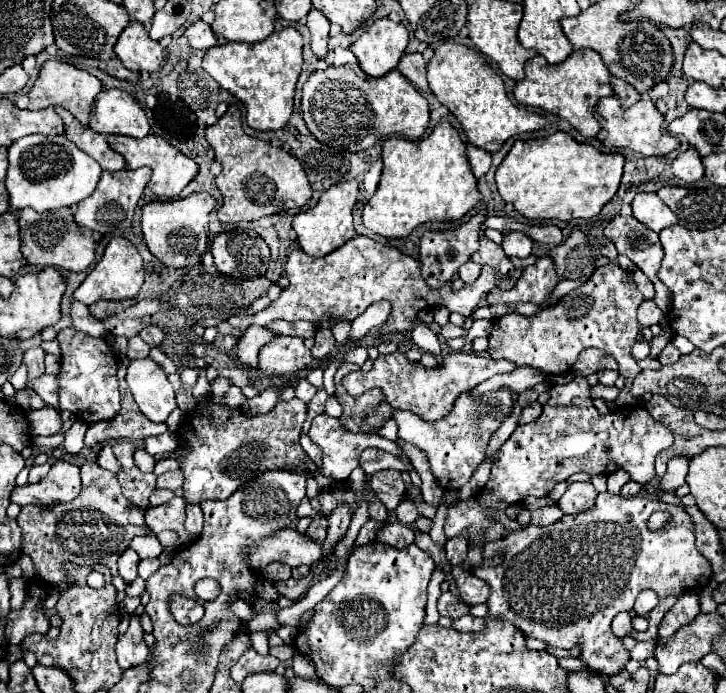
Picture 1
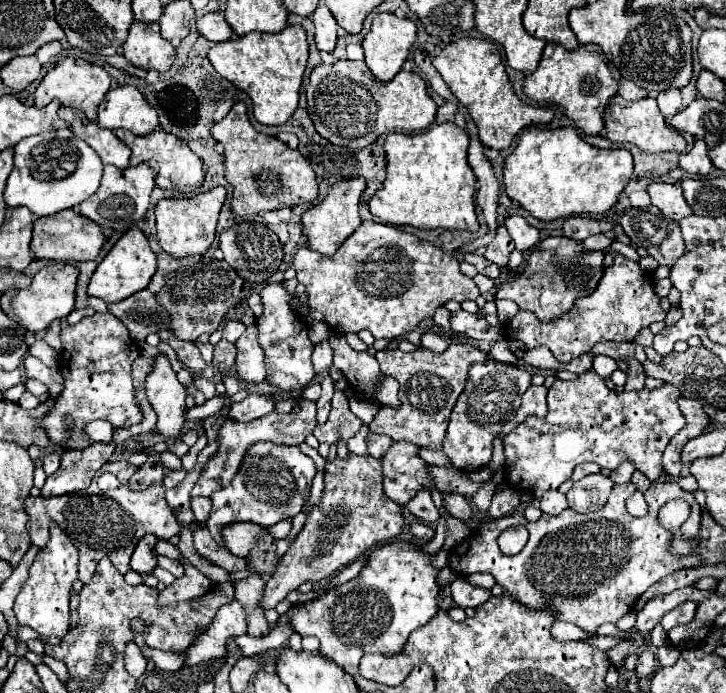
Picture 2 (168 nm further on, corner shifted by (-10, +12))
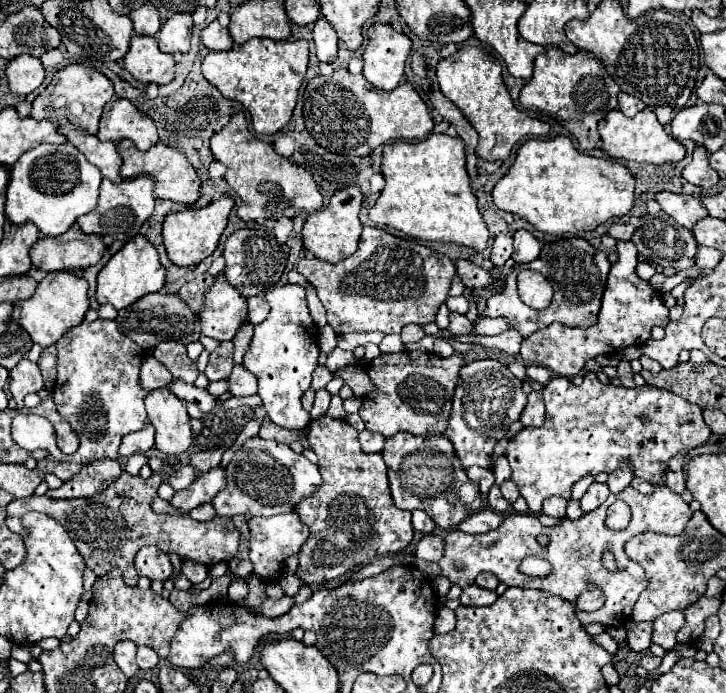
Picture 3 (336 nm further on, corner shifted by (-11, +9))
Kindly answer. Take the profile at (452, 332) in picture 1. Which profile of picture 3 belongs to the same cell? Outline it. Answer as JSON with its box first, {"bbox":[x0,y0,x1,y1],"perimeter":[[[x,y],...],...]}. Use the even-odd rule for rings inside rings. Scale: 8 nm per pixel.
{"bbox":[447,313,475,337],"perimeter":[[[451,313],[449,319],[451,319],[451,323],[449,323],[447,331],[449,331],[451,335],[455,335],[455,337],[473,333],[473,329],[475,329],[475,325],[473,325],[465,315],[461,315],[461,313]]]}

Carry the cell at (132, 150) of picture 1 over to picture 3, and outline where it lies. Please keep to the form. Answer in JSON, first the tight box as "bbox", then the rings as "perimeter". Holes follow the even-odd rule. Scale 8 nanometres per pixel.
{"bbox":[117,139,201,205],"perimeter":[[[129,139],[119,141],[117,151],[123,157],[123,165],[121,165],[121,177],[123,179],[137,177],[141,173],[149,173],[155,179],[155,193],[157,193],[159,199],[177,201],[177,203],[183,203],[183,205],[193,205],[199,199],[201,179],[195,173],[193,165],[187,161],[187,155],[183,155],[183,151],[179,151],[175,147],[167,147],[163,143],[157,143],[149,151],[139,151],[135,147],[135,143],[131,143]]]}

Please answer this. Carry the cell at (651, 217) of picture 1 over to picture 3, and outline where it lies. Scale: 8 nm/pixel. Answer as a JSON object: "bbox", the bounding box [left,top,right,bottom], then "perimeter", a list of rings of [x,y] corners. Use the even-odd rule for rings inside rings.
{"bbox":[655,191,707,229],"perimeter":[[[659,191],[655,195],[655,201],[669,217],[673,217],[679,225],[687,229],[691,229],[701,217],[707,217],[707,209],[693,195],[675,195],[669,191]]]}

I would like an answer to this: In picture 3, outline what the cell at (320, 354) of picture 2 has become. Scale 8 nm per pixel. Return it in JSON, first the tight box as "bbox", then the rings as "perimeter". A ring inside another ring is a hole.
{"bbox":[311,365,333,391],"perimeter":[[[319,365],[315,371],[313,371],[313,383],[311,383],[311,387],[317,391],[317,389],[323,389],[329,381],[331,381],[331,377],[333,377],[333,373],[325,367],[325,365]]]}

